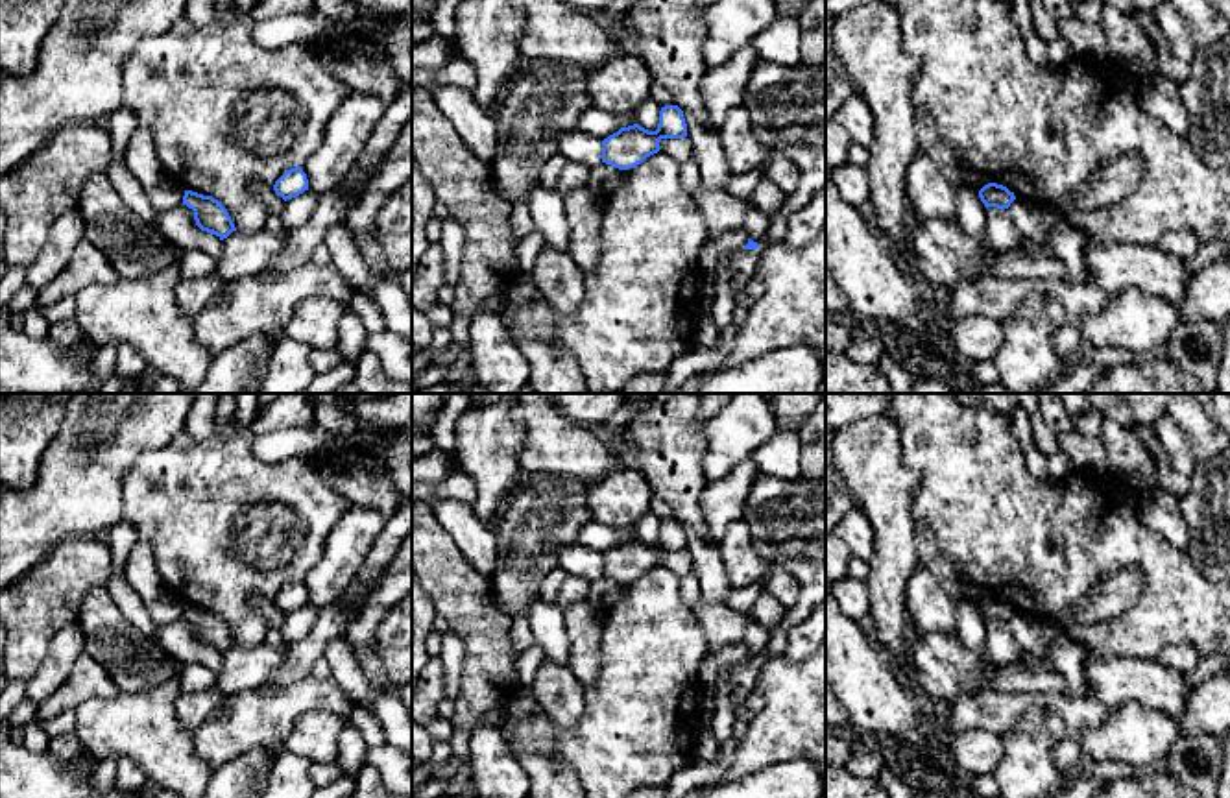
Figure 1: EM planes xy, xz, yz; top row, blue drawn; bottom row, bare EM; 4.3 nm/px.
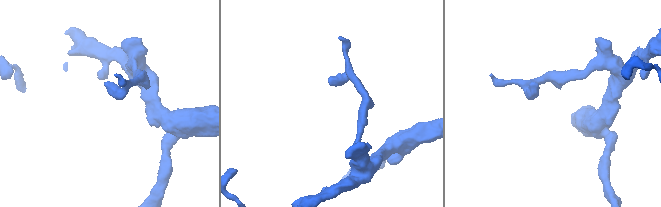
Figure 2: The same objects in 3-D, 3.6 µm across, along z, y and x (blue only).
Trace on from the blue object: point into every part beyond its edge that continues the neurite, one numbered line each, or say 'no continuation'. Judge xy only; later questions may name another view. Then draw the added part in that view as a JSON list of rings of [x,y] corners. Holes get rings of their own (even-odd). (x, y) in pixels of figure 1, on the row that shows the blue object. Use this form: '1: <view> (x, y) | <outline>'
no continuation

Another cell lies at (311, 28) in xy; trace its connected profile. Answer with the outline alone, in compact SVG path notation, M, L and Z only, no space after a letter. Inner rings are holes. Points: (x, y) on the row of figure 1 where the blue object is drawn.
M318 11L275 15L266 20L255 20L253 41L268 50L286 44L329 46L332 24Z

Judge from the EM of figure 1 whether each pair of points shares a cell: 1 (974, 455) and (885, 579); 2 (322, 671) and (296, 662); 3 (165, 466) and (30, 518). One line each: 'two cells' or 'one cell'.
1: two cells
2: two cells
3: two cells

